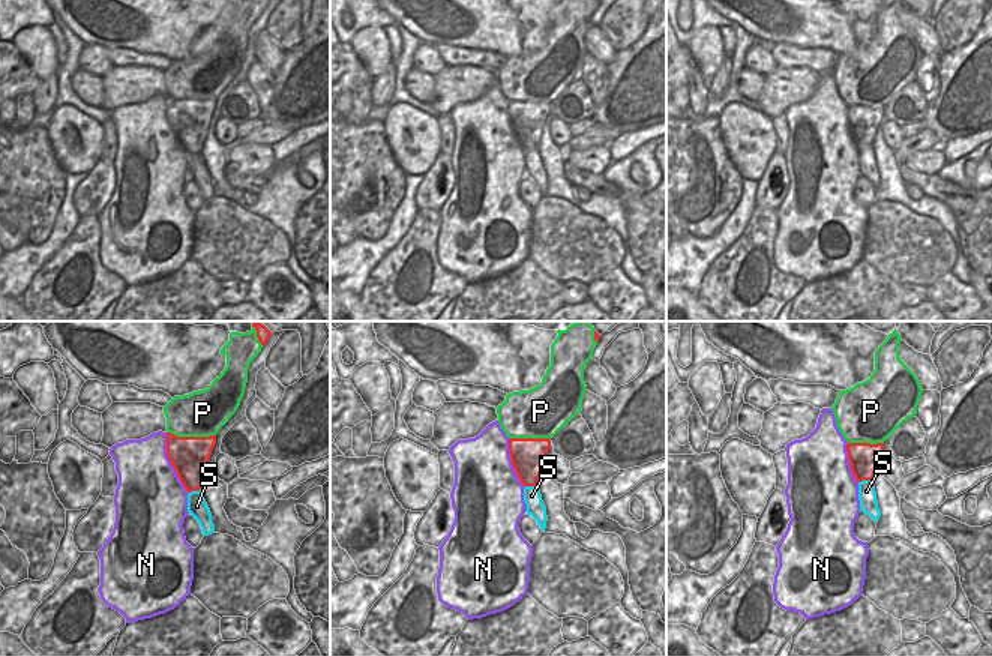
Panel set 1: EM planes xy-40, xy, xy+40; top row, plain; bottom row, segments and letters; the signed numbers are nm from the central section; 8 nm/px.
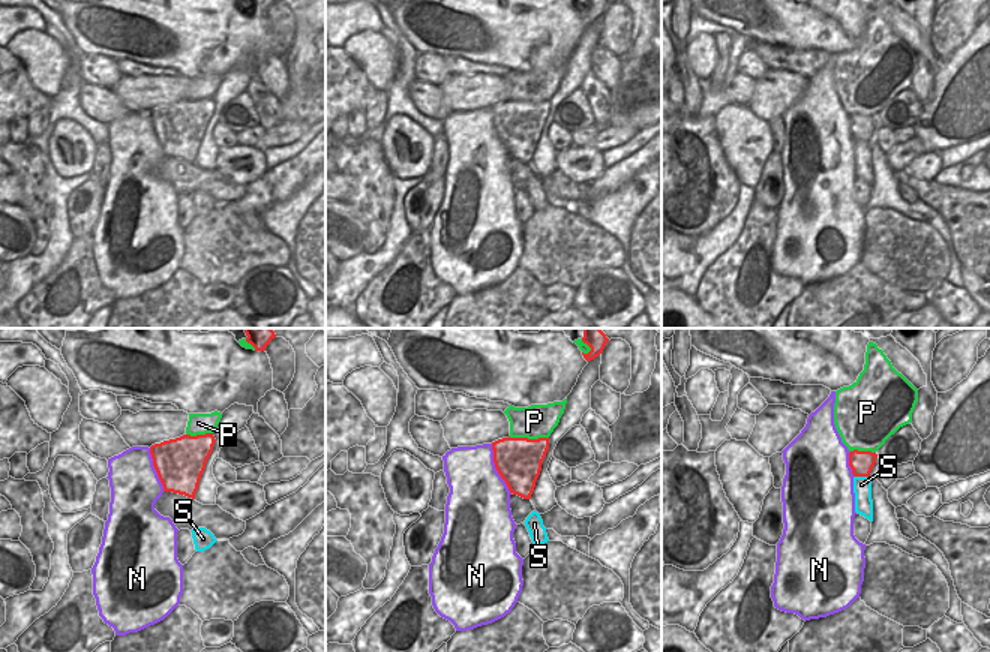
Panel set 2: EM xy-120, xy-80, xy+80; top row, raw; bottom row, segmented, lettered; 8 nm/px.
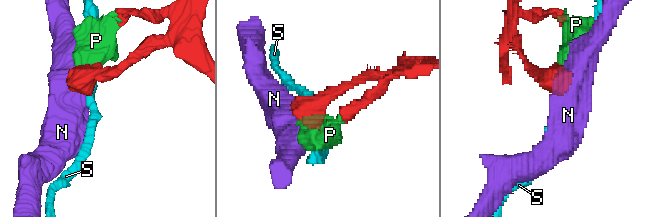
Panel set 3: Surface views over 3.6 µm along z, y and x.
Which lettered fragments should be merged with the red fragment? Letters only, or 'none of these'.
P

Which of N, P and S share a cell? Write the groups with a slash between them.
N / P / S

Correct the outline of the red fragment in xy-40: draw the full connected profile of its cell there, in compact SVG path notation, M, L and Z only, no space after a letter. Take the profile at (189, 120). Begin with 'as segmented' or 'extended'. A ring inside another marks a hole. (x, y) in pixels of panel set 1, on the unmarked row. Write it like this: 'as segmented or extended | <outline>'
extended | M230 0L221 18L227 20L227 30L212 48L198 56L174 60L165 71L167 120L188 156L200 155L209 131L216 98L237 75L248 47L248 32L270 0Z

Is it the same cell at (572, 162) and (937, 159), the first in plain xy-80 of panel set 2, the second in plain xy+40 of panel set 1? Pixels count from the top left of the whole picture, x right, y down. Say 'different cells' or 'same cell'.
same cell

